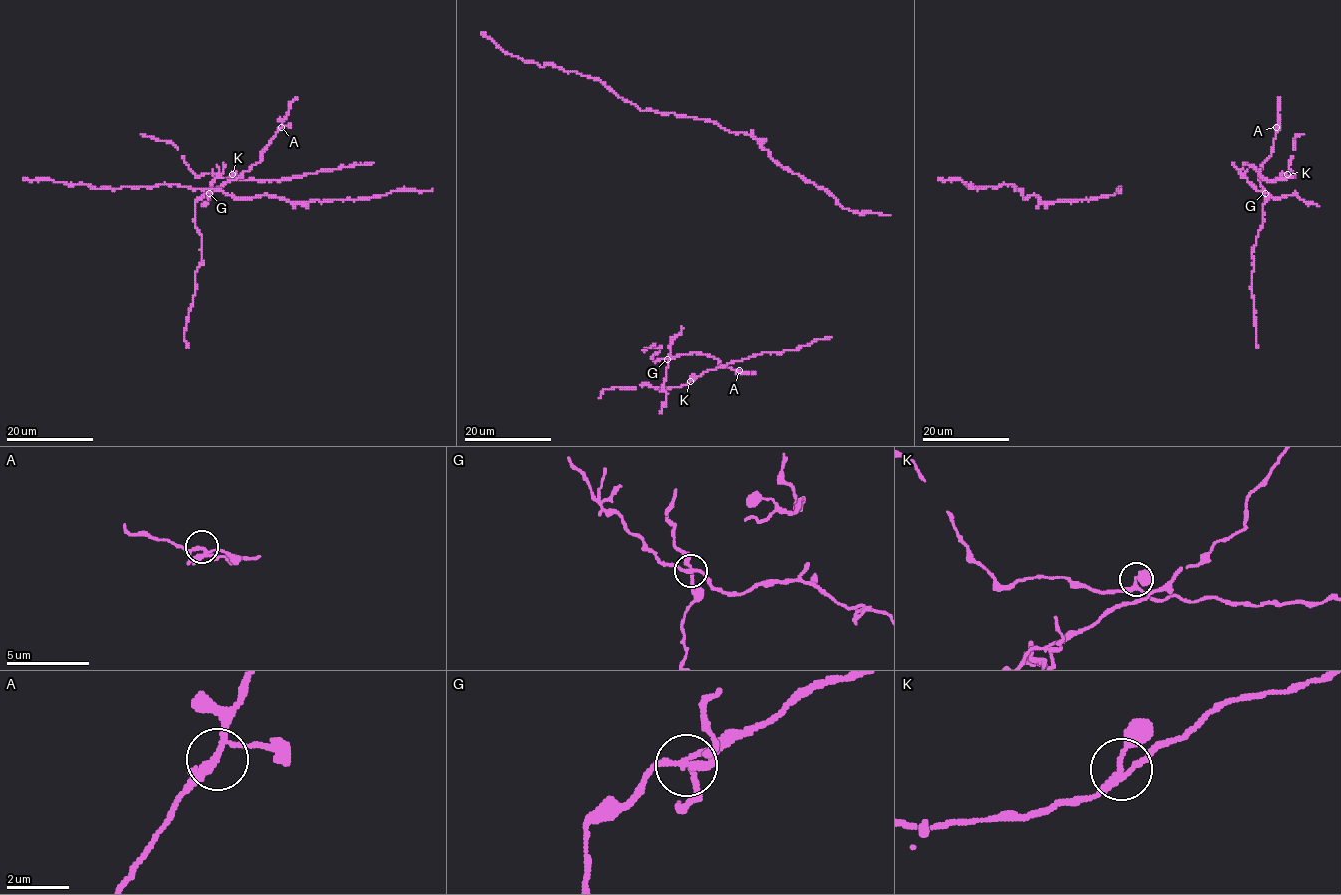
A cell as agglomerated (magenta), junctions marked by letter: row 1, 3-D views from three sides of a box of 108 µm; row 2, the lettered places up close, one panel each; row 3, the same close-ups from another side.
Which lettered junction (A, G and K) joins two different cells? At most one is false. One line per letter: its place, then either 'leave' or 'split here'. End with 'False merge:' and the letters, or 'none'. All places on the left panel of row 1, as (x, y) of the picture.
A: at (281, 127); leave
G: at (209, 193); split here
K: at (232, 174); leave
False merge: G

